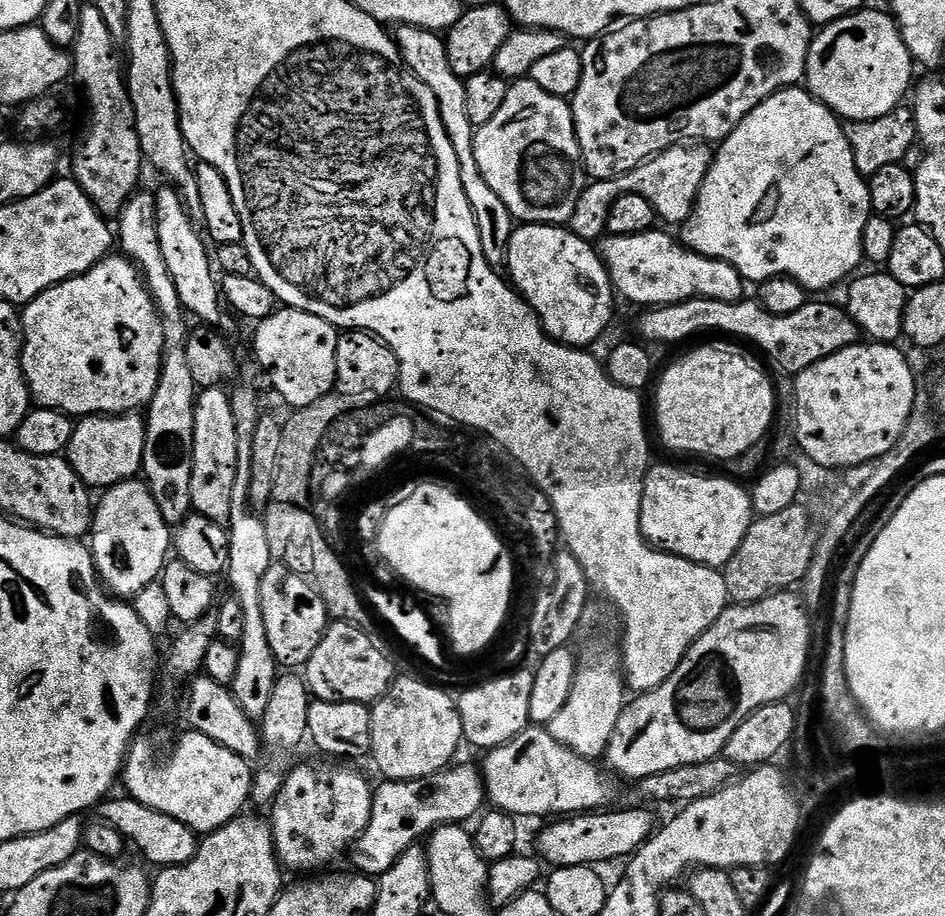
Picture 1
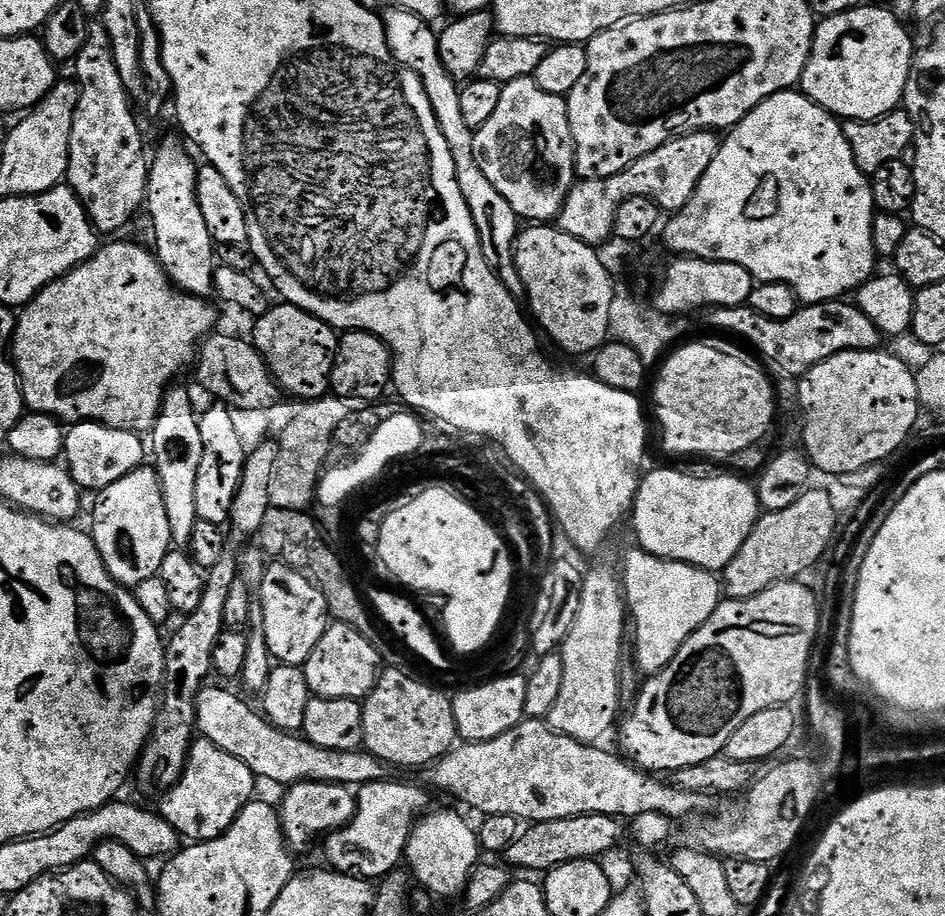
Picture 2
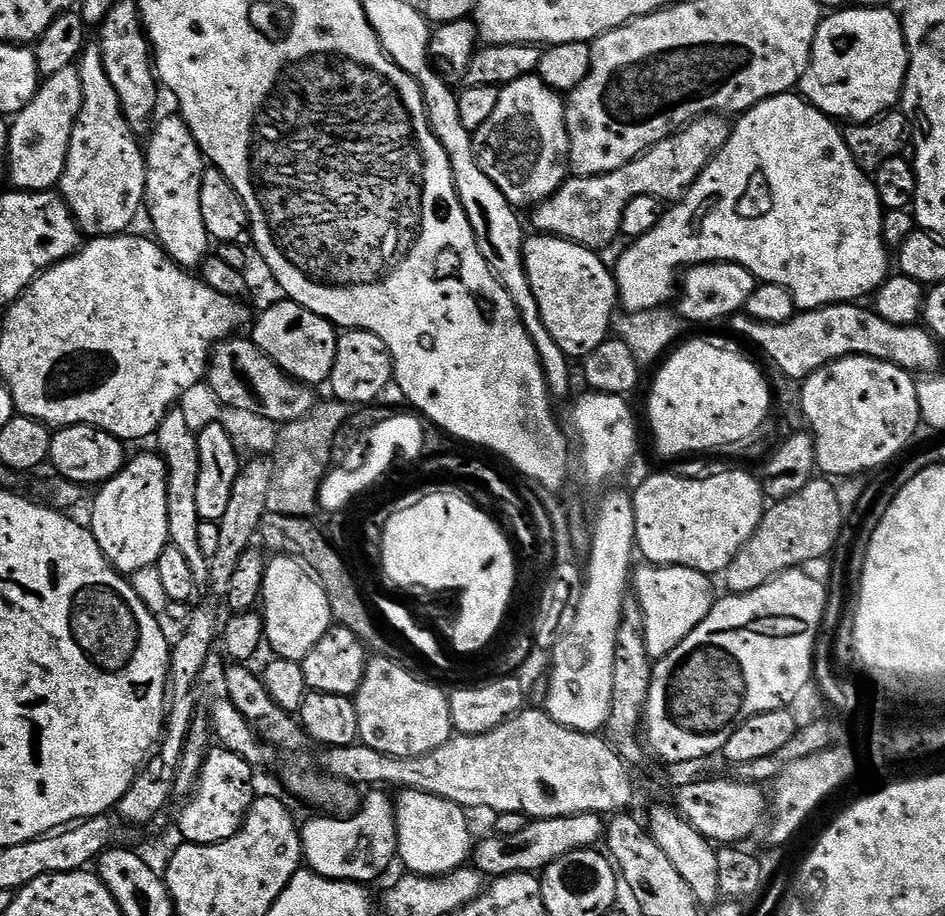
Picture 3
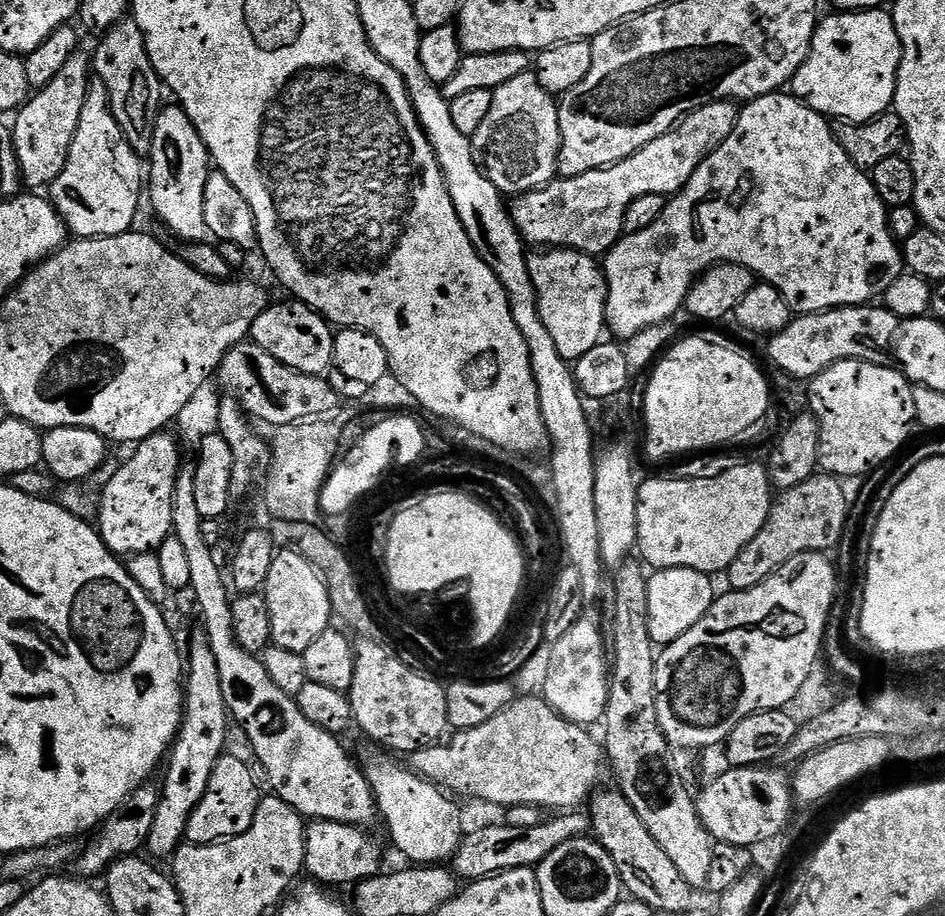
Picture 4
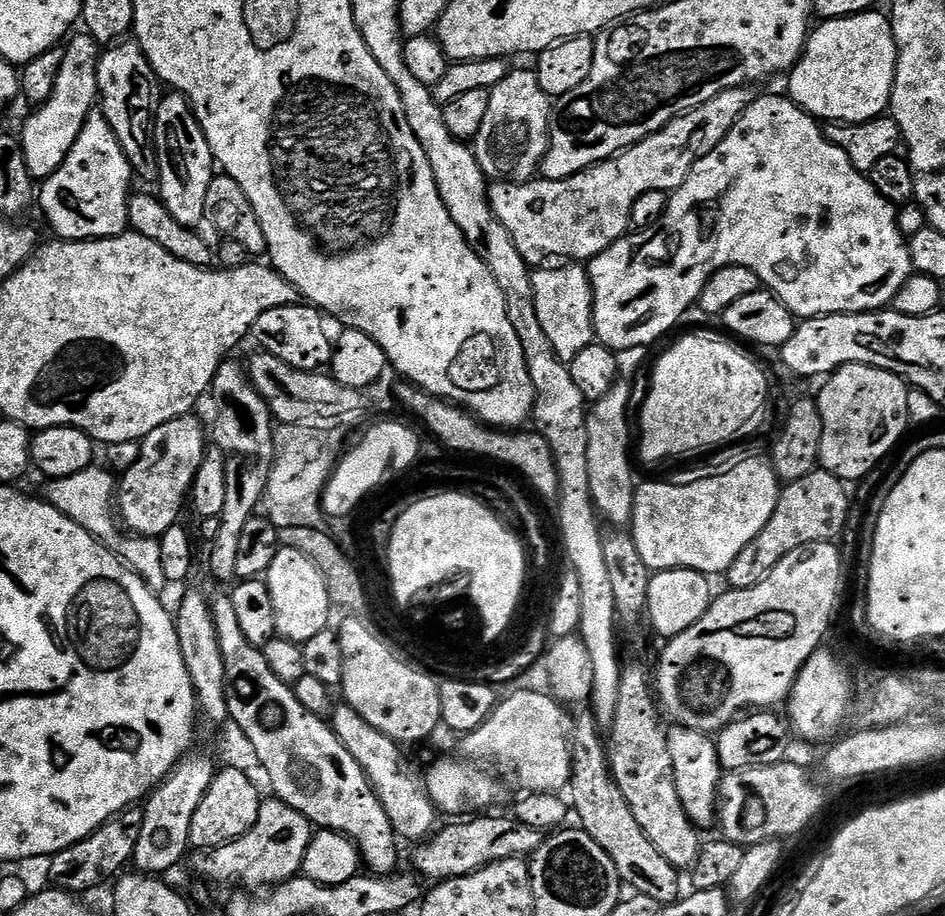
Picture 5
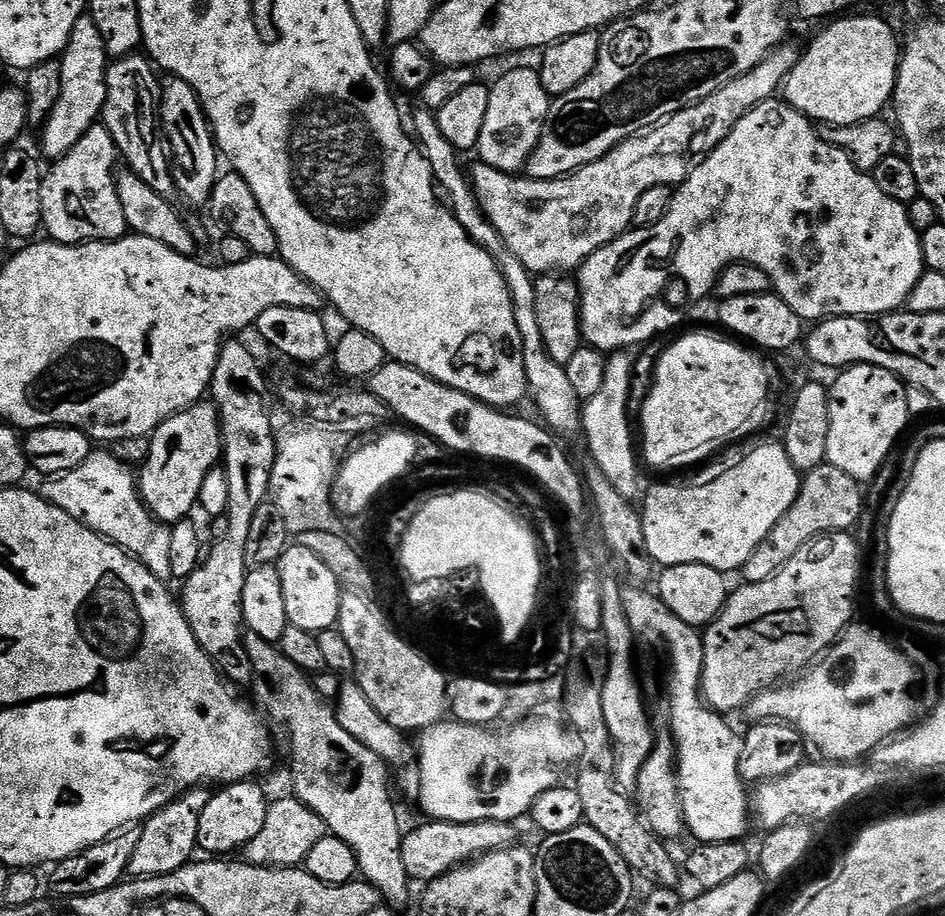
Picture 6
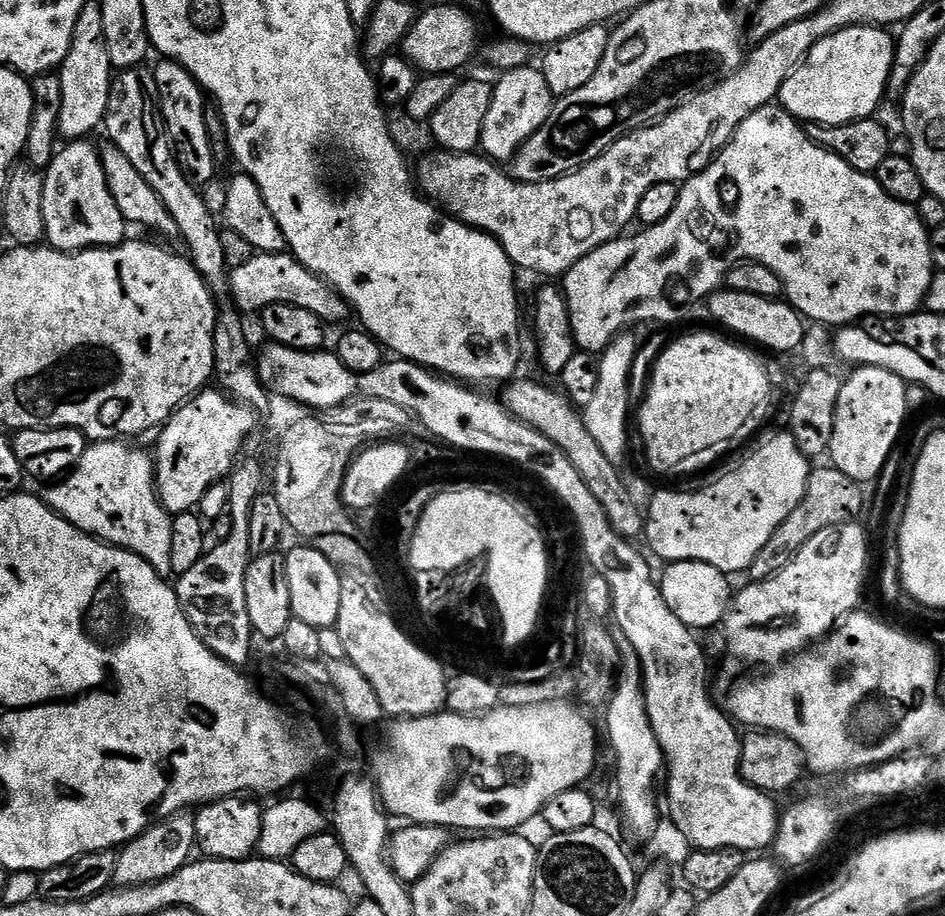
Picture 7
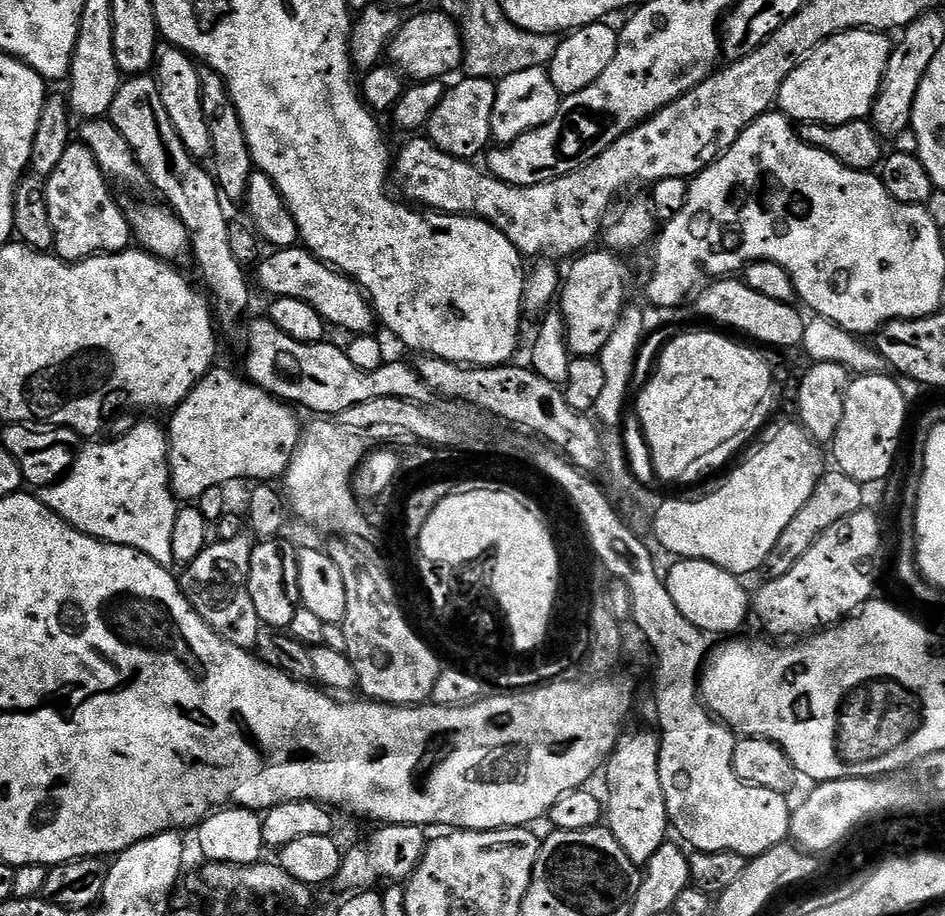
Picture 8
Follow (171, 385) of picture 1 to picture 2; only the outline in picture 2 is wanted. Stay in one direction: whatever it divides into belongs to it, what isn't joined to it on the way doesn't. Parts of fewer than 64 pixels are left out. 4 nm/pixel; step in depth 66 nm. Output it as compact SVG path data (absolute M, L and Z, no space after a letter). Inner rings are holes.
M169 387L164 393L164 401L160 413L156 415L150 429L150 464L156 469L158 482L162 486L162 503L166 505L166 519L170 521L170 534L173 545L186 546L194 534L194 526L200 521L198 514L198 501L194 493L198 491L198 466L202 463L202 430L200 429L200 416L198 408L192 405L192 396L184 388Z

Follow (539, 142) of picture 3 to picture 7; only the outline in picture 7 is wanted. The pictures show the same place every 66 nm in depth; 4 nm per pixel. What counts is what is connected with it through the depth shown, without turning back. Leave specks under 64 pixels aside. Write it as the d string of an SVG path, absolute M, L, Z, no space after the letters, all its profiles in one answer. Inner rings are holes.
M525 66L503 73L500 81L495 81L492 90L490 110L486 122L482 122L480 148L483 155L493 162L508 162L516 151L531 138L552 113L554 97L546 78L539 67Z

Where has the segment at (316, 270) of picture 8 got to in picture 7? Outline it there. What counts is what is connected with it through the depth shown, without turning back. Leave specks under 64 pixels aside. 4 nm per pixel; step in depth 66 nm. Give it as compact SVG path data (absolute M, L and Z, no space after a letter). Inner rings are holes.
M287 251L252 255L250 262L231 269L230 286L235 301L245 313L259 313L272 304L293 304L302 306L302 310L310 310L310 314L328 326L340 324L350 316L350 305L342 298L340 291L331 288L322 276L302 266L302 262L298 262Z

